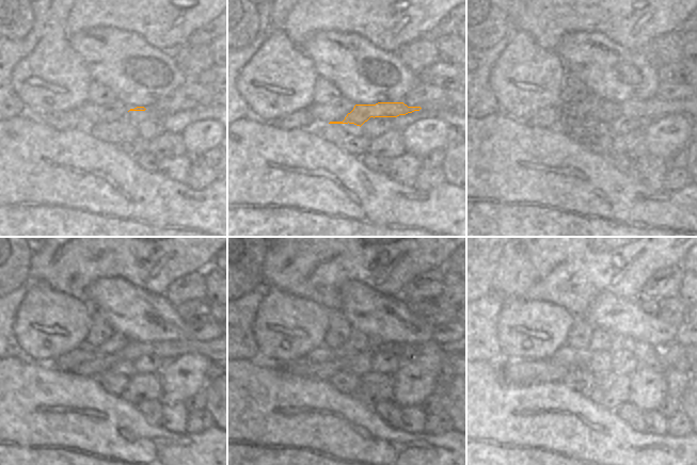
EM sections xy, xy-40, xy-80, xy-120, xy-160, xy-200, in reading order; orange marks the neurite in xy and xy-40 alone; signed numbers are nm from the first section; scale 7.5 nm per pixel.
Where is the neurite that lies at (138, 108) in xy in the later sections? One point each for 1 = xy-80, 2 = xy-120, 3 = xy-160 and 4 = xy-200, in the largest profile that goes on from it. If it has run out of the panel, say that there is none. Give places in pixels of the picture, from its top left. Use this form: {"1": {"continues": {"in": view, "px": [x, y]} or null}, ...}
{"1": {"continues": {"in": "xy-80", "px": [654, 108]}}, "2": {"continues": {"in": "xy-120", "px": [167, 350]}}, "3": {"continues": {"in": "xy-160", "px": [303, 368]}}, "4": {"continues": {"in": "xy-200", "px": [518, 371]}}}

